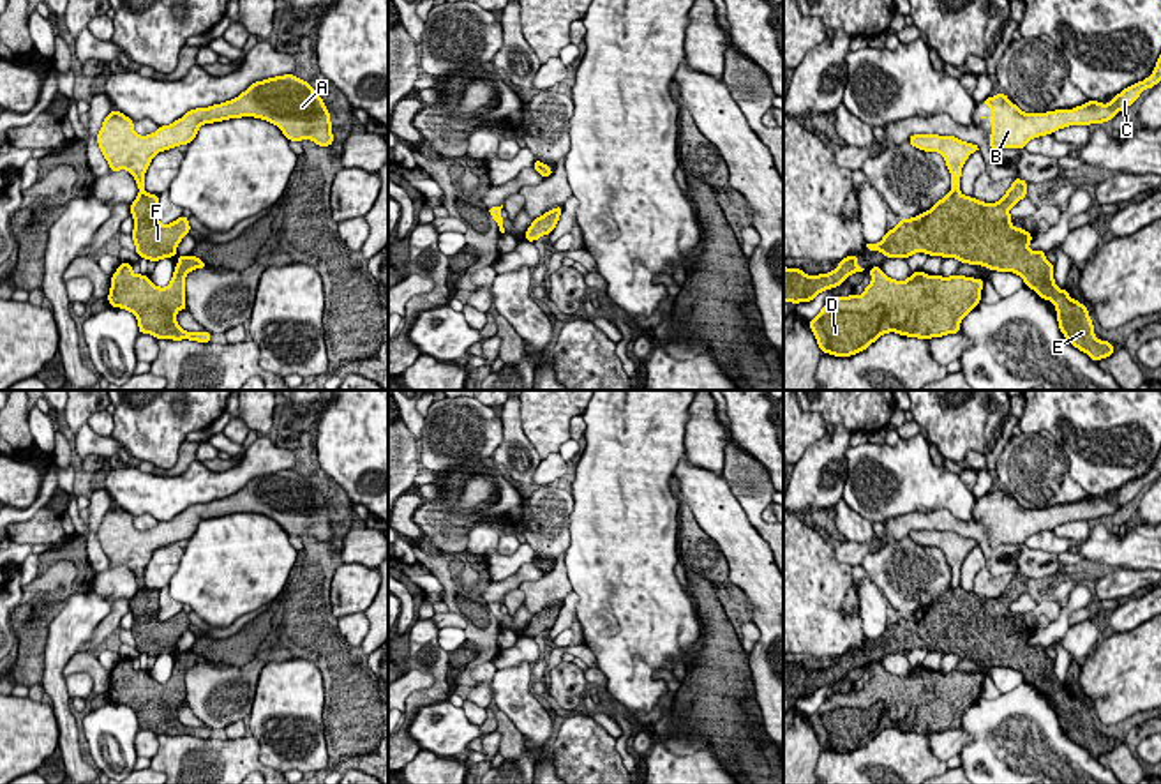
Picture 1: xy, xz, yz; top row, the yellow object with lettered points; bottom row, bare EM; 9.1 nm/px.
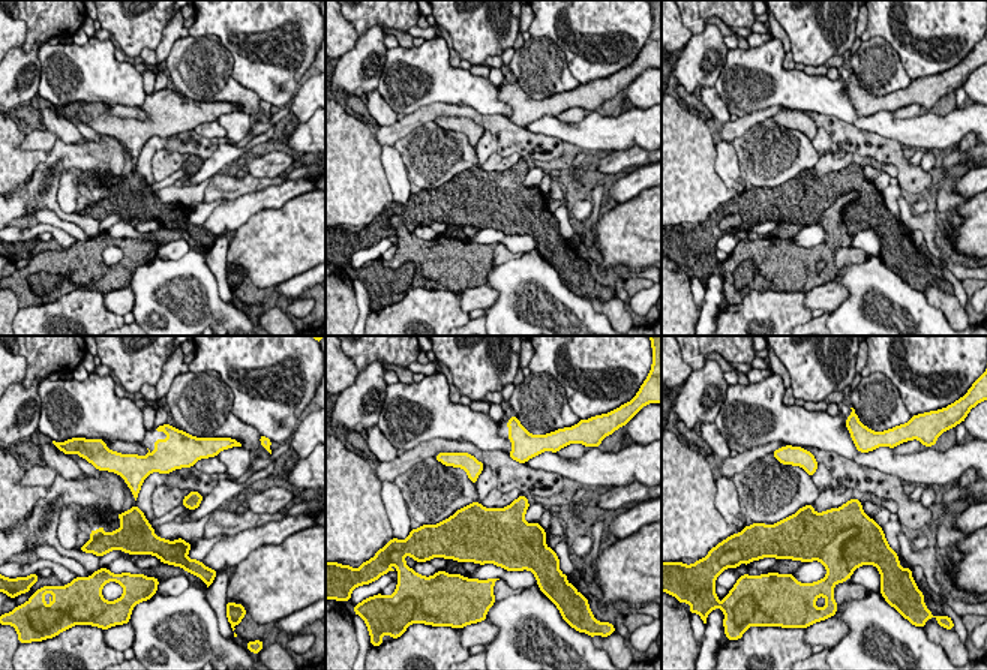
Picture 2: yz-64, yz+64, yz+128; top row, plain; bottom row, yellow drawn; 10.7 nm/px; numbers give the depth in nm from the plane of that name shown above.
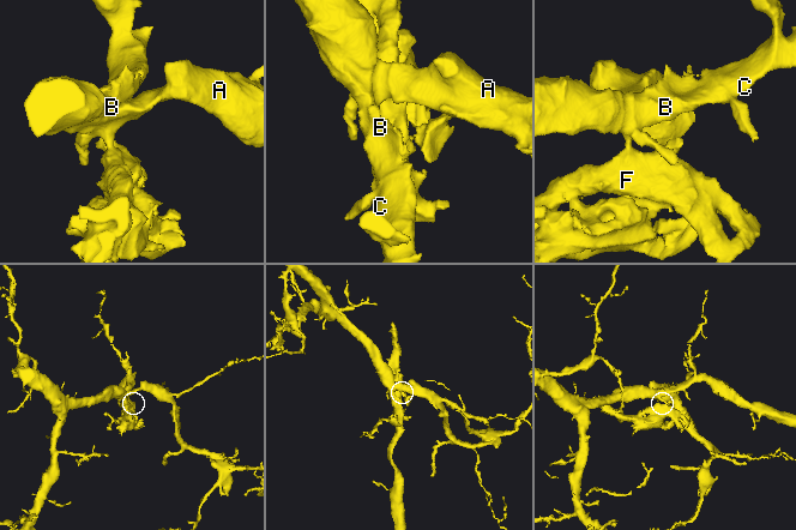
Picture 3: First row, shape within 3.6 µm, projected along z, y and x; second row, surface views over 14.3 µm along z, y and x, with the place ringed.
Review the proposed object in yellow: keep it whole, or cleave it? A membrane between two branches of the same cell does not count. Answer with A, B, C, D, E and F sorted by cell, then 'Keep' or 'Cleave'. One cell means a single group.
Groups: A B C / D E F. Cleave

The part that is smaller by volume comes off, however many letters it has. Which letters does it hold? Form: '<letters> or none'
D, E, F

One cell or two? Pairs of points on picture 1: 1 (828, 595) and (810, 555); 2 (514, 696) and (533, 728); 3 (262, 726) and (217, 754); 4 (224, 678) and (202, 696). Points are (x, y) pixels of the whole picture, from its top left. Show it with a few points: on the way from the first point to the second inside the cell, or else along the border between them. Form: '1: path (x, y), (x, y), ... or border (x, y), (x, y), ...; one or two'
1: path (824, 585), (810, 571), (810, 565); one
2: path (519, 703), (533, 721); one
3: border (253, 735), (260, 746), (260, 760), (265, 765); two
4: path (219, 684), (207, 696); one

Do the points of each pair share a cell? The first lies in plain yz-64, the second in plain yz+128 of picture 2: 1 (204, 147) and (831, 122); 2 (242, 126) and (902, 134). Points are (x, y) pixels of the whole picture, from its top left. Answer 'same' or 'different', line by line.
1: same
2: different

